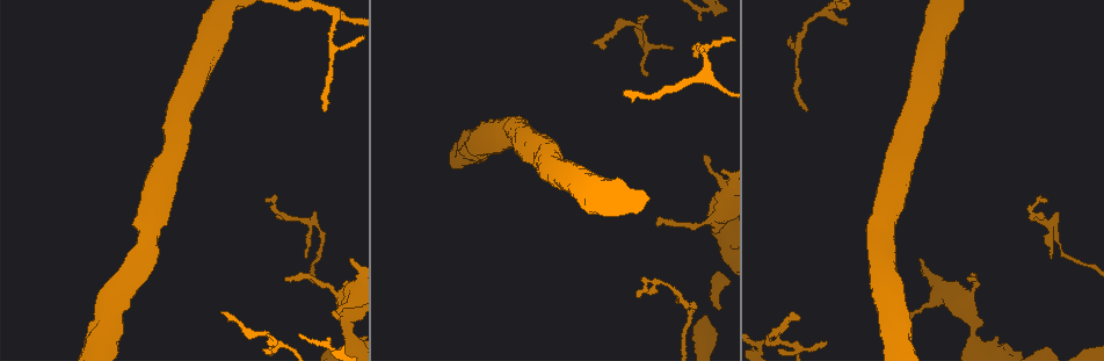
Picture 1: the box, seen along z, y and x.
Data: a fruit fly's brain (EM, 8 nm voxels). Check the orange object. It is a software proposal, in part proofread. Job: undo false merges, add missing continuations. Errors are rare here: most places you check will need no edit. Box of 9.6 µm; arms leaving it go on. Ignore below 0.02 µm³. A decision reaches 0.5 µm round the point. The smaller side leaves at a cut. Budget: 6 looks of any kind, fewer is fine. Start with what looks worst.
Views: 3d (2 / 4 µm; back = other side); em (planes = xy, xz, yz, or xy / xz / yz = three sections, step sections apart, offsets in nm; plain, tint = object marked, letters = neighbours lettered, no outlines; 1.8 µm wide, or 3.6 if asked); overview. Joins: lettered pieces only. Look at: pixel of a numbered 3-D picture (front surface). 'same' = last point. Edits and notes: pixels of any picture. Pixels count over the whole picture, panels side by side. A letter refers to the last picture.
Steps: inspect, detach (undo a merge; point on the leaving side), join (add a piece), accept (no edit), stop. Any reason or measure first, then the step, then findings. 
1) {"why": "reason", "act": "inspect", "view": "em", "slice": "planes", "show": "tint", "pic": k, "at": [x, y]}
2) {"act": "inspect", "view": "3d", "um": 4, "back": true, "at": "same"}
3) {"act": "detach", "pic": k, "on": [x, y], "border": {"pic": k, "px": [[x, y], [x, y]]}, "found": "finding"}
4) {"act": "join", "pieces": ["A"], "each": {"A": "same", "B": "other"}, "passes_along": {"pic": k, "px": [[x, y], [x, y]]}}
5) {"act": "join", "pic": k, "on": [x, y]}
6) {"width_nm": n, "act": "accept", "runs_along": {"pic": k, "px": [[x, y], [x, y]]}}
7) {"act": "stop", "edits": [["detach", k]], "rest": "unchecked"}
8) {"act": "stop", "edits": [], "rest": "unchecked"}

{"why": "branch stops here", "act": "inspect", "view": "3d", "um": 4, "pic": 1, "at": [976, 280]}

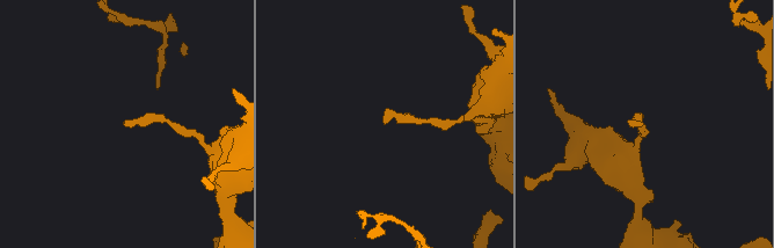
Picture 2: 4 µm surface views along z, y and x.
{"why": "shape alone is not enough", "act": "inspect", "view": "em", "slice": "planes", "show": "letters", "pic": 2, "at": [387, 123]}

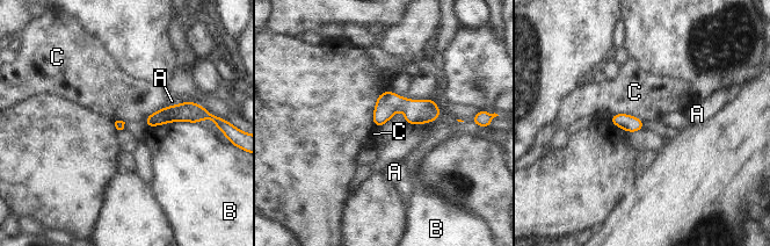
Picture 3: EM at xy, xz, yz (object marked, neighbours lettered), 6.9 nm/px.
{"longest_contact_nm": ["B", 360], "act": "accept", "each": {"A": "other", "B": "other", "C": "other"}, "border": {"pic": 3, "px": [[612, 114], [634, 115], [644, 122]]}, "found": "none of them fits"}

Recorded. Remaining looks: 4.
{"why": "branch stops here", "act": "inspect", "view": "3d", "um": 4, "pic": 1, "at": [704, 159]}

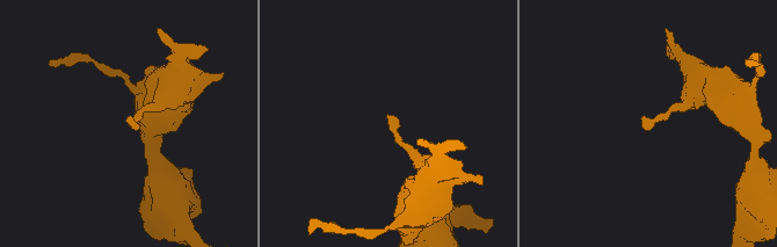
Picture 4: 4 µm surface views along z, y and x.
{"act": "inspect", "view": "em", "slice": "planes", "show": "letters", "pic": 4, "at": [130, 115]}

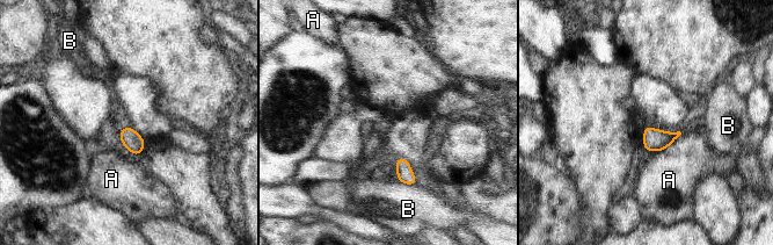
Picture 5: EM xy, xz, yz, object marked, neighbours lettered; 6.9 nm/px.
{"width_nm": 140, "act": "accept", "each": {"A": "other", "B": "other"}, "border": {"pic": 5, "px": [[682, 134], [656, 153]]}, "found": "none of them fits"}

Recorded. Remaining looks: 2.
{"why": "an open end", "act": "inspect", "view": "3d", "um": 4, "pic": 1, "at": [791, 311]}

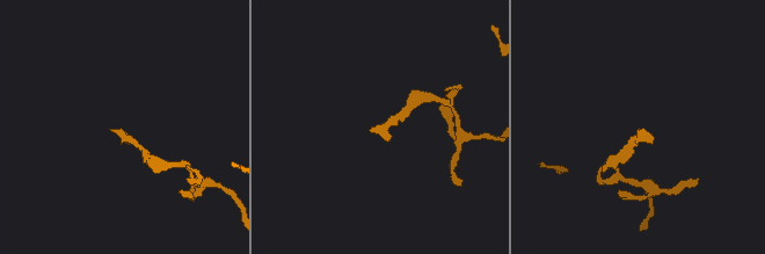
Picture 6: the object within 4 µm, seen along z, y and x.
{"why": "shape alone is not enough", "act": "inspect", "view": "em", "slice": "planes", "show": "letters", "pic": 6, "at": [374, 127]}

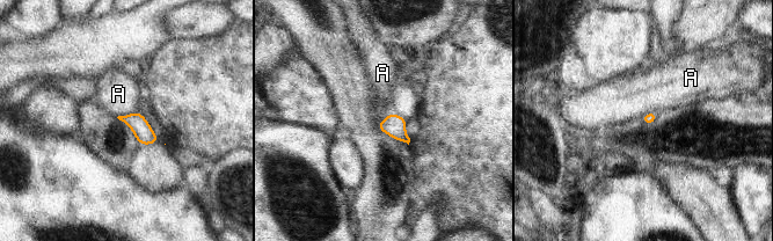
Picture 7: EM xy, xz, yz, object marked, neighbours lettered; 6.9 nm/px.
{"act": "accept", "each": {"A": "other"}, "border": {"pic": 7, "px": [[137, 110], [117, 117]]}, "found": "none of them fits"}

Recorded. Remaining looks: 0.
{"act": "stop", "edits": [], "rest": "unchecked"}

